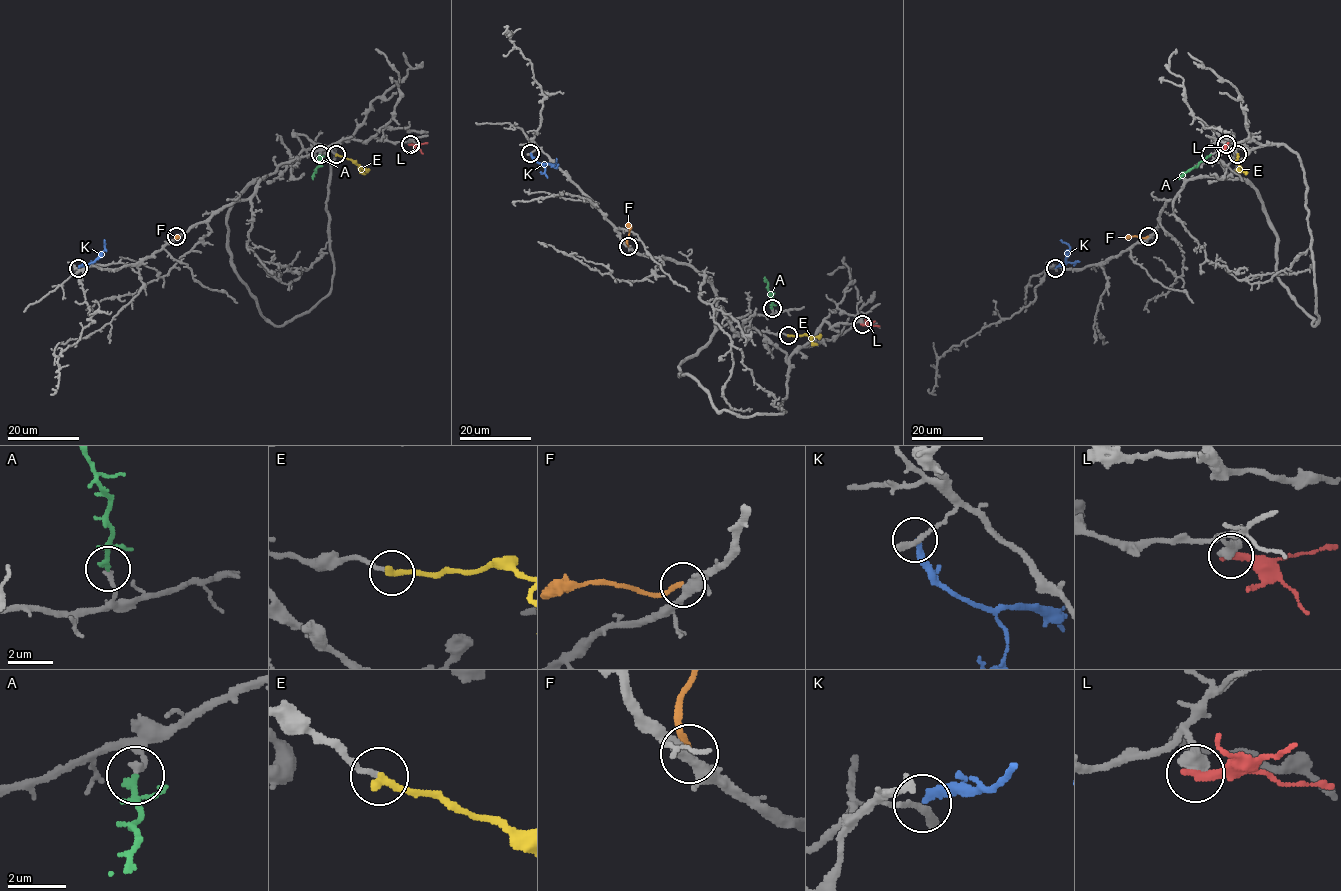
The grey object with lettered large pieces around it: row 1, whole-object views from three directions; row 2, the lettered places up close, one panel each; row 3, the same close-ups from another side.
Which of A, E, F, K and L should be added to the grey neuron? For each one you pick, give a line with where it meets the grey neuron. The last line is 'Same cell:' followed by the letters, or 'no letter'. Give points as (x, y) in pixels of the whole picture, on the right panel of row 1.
A: meets grey at (1210, 154)
E: meets grey at (1237, 154)
Same cell: A, E

